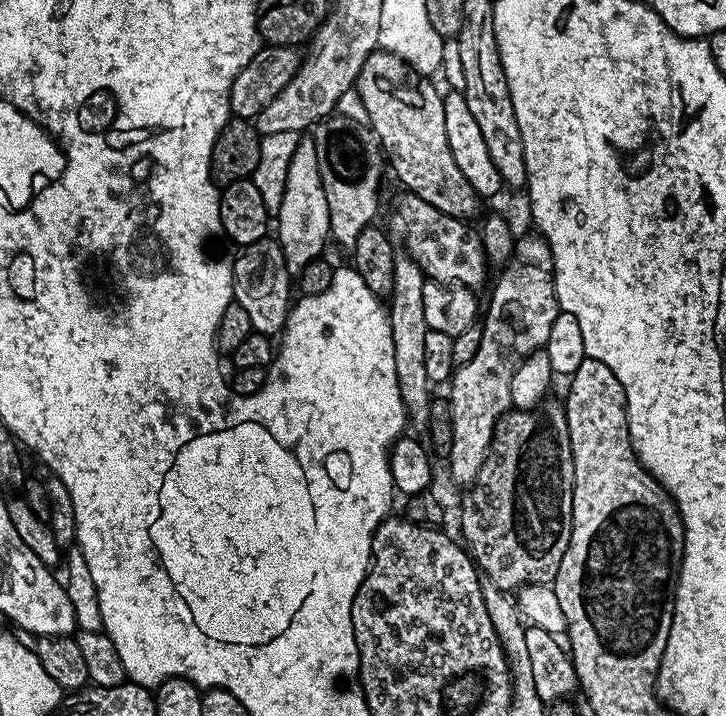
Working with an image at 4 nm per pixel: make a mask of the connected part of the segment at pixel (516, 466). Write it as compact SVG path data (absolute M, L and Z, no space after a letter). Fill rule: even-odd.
M545 402L535 410L509 410L496 424L489 454L482 462L476 481L467 489L468 497L460 508L463 543L470 549L470 555L487 583L512 594L528 584L552 584L555 581L572 533L573 490L574 458L563 403Z

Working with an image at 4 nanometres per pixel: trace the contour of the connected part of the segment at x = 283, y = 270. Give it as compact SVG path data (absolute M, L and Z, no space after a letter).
M265 238L253 244L243 245L244 252L235 257L232 265L232 295L235 303L250 314L250 326L253 332L260 332L269 338L284 328L288 320L288 299L294 292L294 276L286 266L286 258L275 238Z

